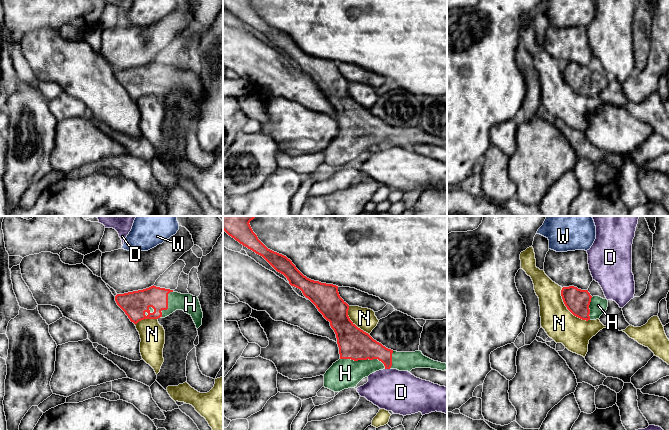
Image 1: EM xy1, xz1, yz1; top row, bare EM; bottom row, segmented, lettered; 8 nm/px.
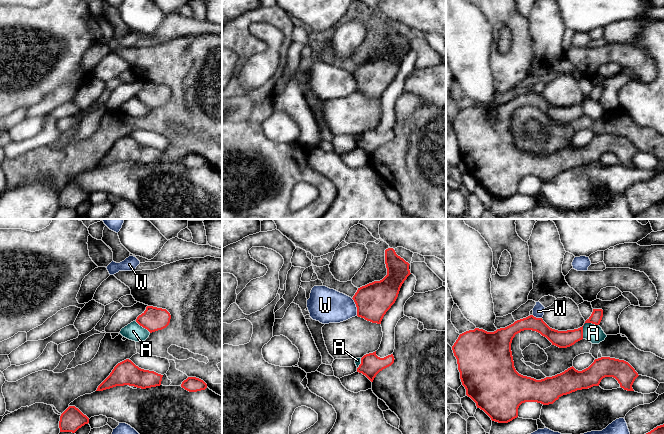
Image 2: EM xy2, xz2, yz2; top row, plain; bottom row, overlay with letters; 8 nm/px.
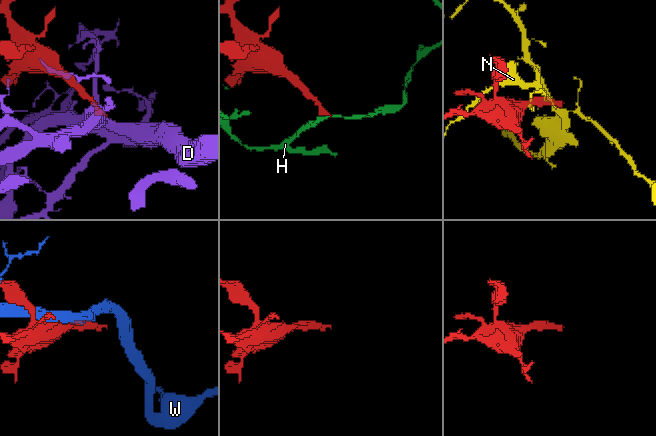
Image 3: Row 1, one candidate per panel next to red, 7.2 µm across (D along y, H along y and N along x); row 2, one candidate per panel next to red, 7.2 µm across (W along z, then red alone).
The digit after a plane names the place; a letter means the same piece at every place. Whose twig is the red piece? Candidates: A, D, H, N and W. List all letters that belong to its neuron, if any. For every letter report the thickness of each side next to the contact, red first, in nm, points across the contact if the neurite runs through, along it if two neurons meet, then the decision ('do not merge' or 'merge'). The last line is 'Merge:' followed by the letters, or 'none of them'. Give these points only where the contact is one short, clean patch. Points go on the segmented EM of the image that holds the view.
A: calibres 90 and 150 nm; border yz2 (598, 324), (585, 323), (582, 338); do not merge
D: calibres 200 and 340 nm; border xz1 (385, 368), (389, 369); do not merge
H: calibres 260 and 240 nm; merge
N: calibres 200 and 260 nm; do not merge
W: calibres 280 and 280 nm; do not merge
Merge: H

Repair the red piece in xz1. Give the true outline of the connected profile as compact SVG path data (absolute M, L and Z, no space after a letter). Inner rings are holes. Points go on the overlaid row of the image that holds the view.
M223 216L223 230L243 246L262 256L277 272L283 274L289 284L300 289L303 295L308 298L330 322L334 330L339 347L340 359L326 371L324 376L324 387L334 392L354 388L365 377L383 369L397 369L410 372L415 368L431 368L447 370L447 364L434 361L422 354L421 351L397 352L386 348L374 340L368 333L358 328L349 318L349 305L340 297L338 286L321 283L304 276L286 256L268 249L253 232L250 221L256 216Z

